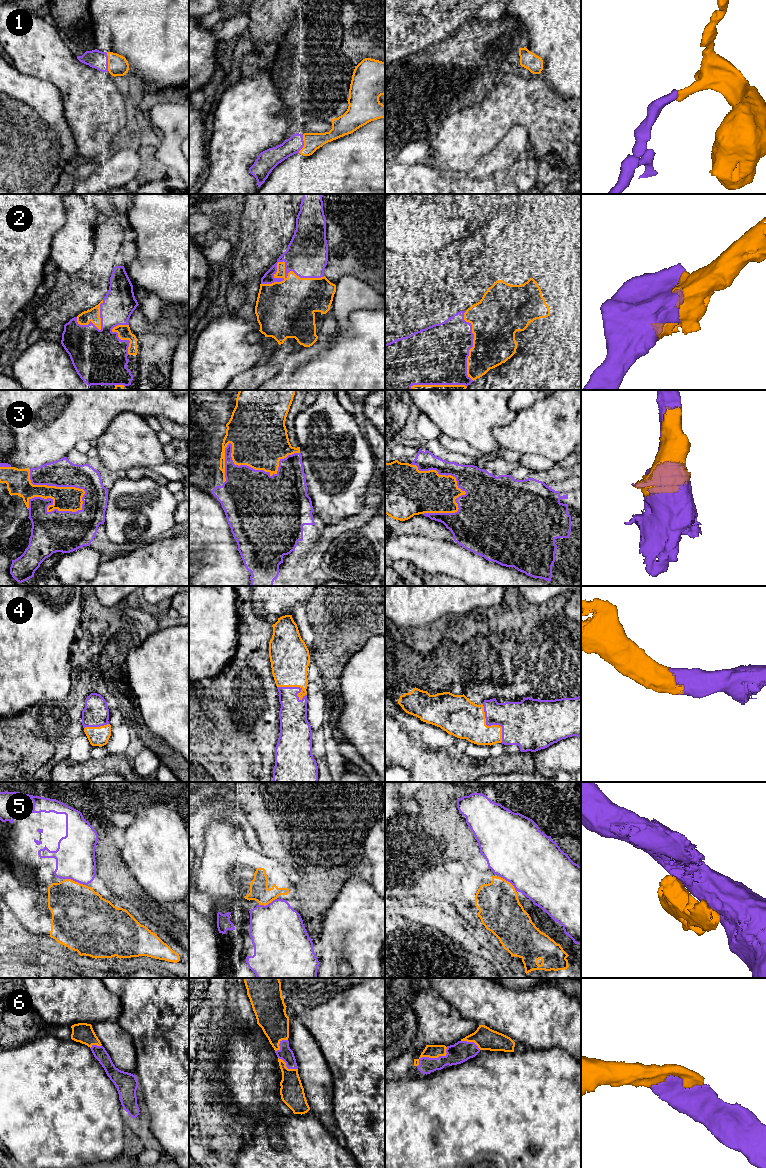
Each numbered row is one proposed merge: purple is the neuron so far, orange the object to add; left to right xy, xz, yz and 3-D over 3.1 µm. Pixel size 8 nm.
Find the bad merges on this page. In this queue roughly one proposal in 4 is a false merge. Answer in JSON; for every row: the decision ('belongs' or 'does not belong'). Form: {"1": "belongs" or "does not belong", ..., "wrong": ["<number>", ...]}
{"1": "belongs", "2": "belongs", "3": "belongs", "4": "belongs", "5": "does not belong", "6": "belongs", "wrong": ["5"]}

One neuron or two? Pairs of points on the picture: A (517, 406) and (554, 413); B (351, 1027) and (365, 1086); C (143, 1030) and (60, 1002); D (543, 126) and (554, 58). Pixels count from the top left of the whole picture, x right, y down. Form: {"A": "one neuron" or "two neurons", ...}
{"A": "two neurons", "B": "one neuron", "C": "two neurons", "D": "two neurons"}

